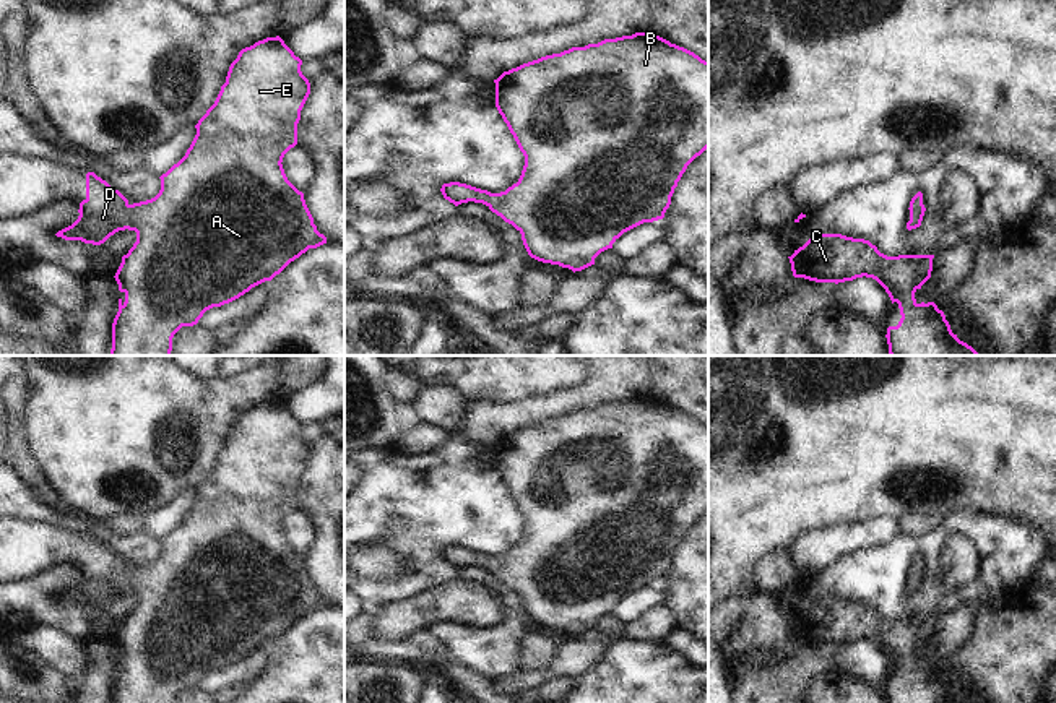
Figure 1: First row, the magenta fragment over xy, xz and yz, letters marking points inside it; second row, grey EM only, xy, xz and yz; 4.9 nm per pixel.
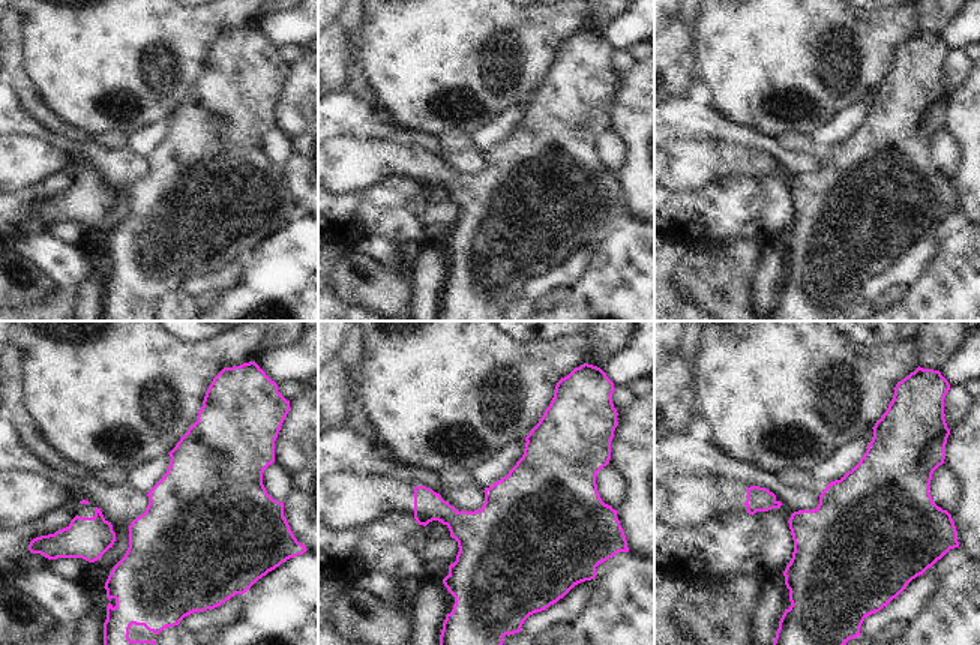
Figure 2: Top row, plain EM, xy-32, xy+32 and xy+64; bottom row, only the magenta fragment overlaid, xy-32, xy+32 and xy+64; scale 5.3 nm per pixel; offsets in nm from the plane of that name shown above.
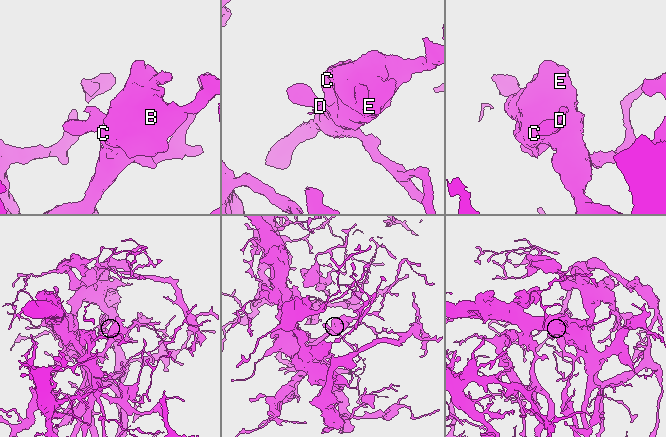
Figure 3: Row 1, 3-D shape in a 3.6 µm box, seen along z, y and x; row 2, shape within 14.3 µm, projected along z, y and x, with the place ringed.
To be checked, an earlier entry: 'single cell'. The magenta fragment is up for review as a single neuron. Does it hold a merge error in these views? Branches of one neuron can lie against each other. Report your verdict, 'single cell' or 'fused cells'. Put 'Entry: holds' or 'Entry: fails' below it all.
single cell
Entry: holds

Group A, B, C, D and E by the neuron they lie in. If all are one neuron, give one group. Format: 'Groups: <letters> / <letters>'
Groups: A B C D E.

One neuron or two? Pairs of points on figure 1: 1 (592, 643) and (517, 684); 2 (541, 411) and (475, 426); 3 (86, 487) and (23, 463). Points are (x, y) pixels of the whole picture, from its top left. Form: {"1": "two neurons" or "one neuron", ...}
{"1": "one neuron", "2": "one neuron", "3": "two neurons"}

